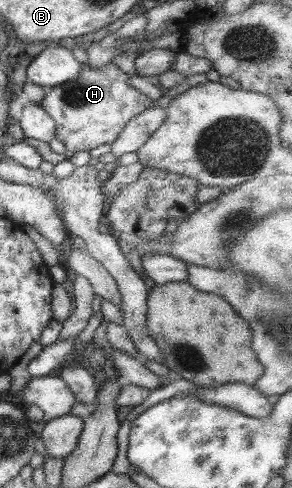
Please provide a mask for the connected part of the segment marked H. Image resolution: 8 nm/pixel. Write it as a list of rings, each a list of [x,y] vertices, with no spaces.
[[[88,63],[80,65],[79,76],[74,81],[46,90],[40,107],[55,123],[55,138],[66,151],[90,151],[104,143],[111,144],[132,117],[149,107],[148,99],[128,84],[128,75],[112,63],[93,70]]]

